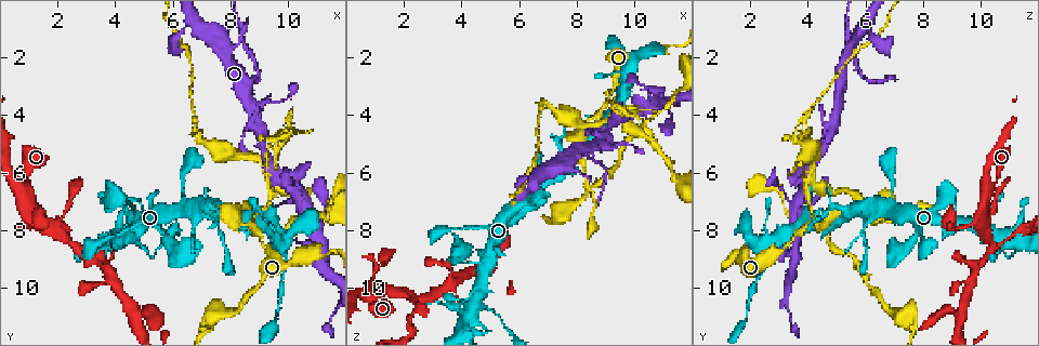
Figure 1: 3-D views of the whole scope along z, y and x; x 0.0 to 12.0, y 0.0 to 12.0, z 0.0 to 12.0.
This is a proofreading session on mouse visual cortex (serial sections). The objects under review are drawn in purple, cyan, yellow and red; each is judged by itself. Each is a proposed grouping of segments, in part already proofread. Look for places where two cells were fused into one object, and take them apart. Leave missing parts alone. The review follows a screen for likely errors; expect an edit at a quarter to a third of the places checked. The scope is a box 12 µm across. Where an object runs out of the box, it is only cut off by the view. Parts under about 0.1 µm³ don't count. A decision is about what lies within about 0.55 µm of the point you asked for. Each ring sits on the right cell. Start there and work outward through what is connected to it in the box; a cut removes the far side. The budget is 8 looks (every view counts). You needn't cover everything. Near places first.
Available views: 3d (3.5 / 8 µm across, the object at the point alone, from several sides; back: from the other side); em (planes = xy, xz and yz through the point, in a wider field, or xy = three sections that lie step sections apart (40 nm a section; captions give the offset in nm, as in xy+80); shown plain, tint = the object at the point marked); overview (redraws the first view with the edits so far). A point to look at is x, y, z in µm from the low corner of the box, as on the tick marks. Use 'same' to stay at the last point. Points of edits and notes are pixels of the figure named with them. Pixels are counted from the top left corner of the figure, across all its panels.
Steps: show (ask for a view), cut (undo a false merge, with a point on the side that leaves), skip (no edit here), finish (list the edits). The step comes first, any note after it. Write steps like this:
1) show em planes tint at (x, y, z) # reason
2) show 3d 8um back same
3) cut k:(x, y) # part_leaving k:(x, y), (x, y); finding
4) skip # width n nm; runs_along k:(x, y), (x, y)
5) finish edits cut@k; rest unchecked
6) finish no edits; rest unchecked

show 3d 3.5um at (8.3, 1.5, 5.4) # side arm on a straight run

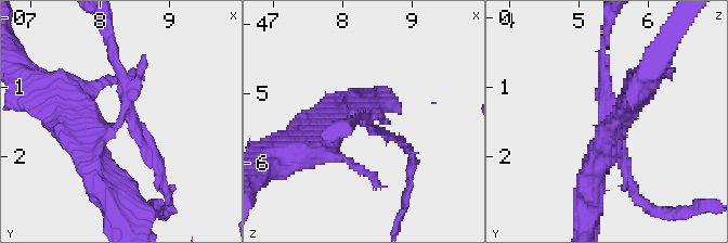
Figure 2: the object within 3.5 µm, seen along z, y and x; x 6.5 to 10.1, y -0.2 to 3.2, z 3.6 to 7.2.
show em xy step 2 tint same

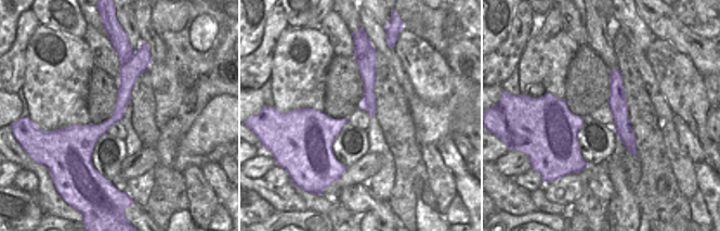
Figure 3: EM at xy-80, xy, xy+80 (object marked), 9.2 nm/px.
cut 2:(135, 92) # part_leaving 2:(116, 125), (133, 125), (169, 195); two cells meet here

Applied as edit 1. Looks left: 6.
show 3d 3.5um back at (1.0, 7.9, 9.7) # abrupt turn

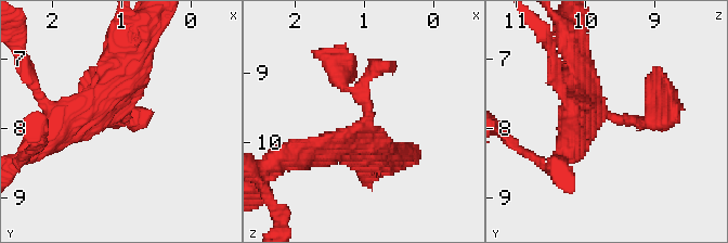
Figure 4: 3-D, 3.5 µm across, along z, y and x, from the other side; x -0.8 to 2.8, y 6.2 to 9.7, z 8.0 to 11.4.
show em xy step 3 tint at (0.95, 7.90, 9.65) # shape alone is not enough

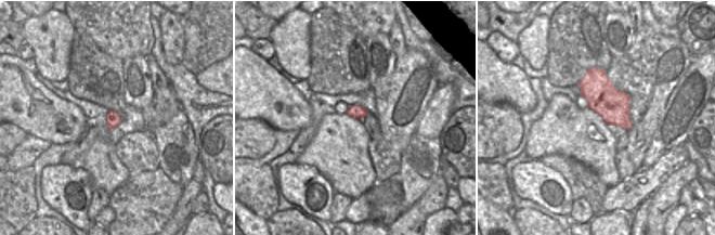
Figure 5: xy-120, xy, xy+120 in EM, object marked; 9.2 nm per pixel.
skip # runs_along 4:(579, 64), (612, 117), (648, 120), (662, 101); continuous, no second cell

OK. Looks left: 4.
show 3d 3.5um at (5.3, 8.9, 10.8) # sharp bend

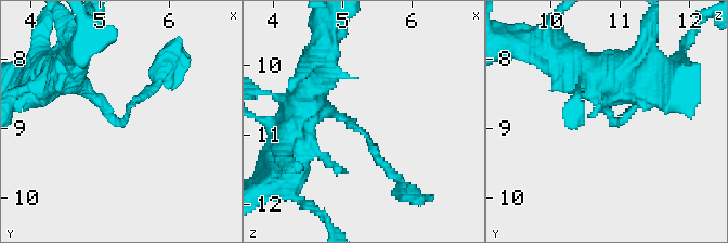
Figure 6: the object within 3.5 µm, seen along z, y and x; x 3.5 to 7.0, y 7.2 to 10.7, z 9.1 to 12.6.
show em planes tint at (5.20, 8.85, 10.90) # now the EM

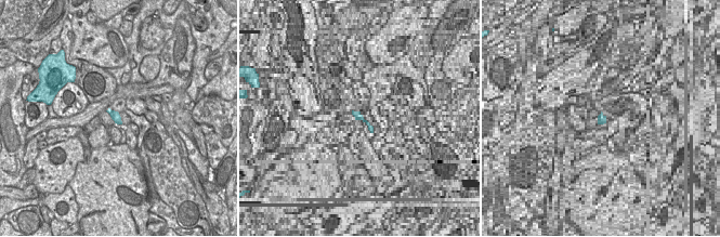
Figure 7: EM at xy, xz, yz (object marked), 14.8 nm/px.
skip # width 130 nm; runs_along 6:(311, 94), (361, 130), (393, 175); continuous, no second cell

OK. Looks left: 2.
finish edits cut@2; rest unchecked

